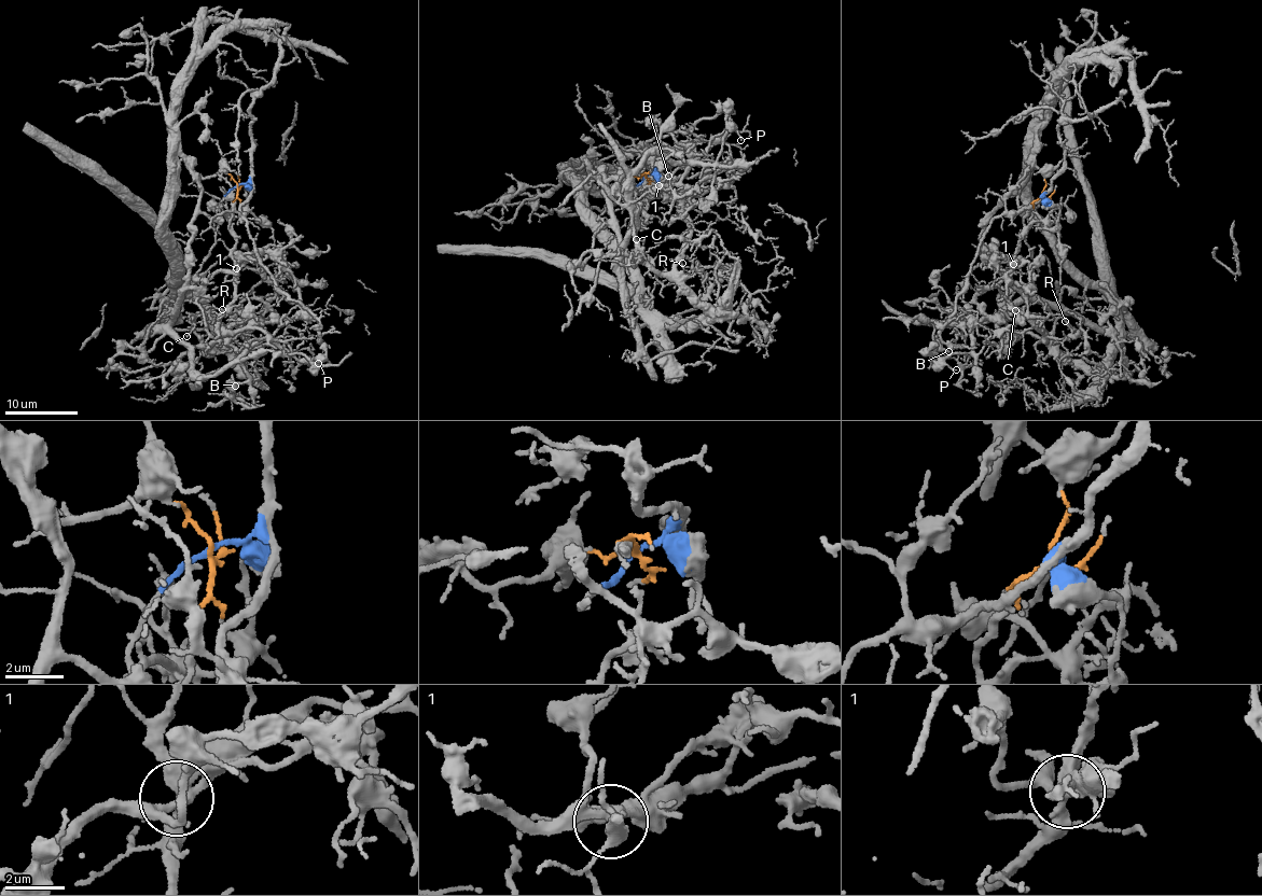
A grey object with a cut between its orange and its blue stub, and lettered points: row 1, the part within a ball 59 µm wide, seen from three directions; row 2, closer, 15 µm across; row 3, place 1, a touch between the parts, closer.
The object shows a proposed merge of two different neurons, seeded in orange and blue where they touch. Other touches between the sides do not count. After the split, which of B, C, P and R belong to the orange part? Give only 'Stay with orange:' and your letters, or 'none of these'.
Stay with orange: C, R

